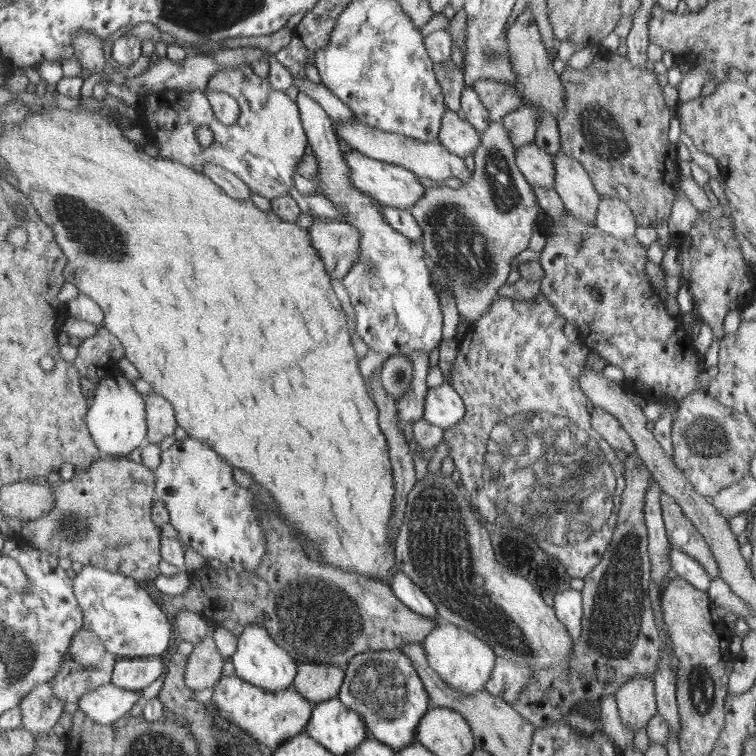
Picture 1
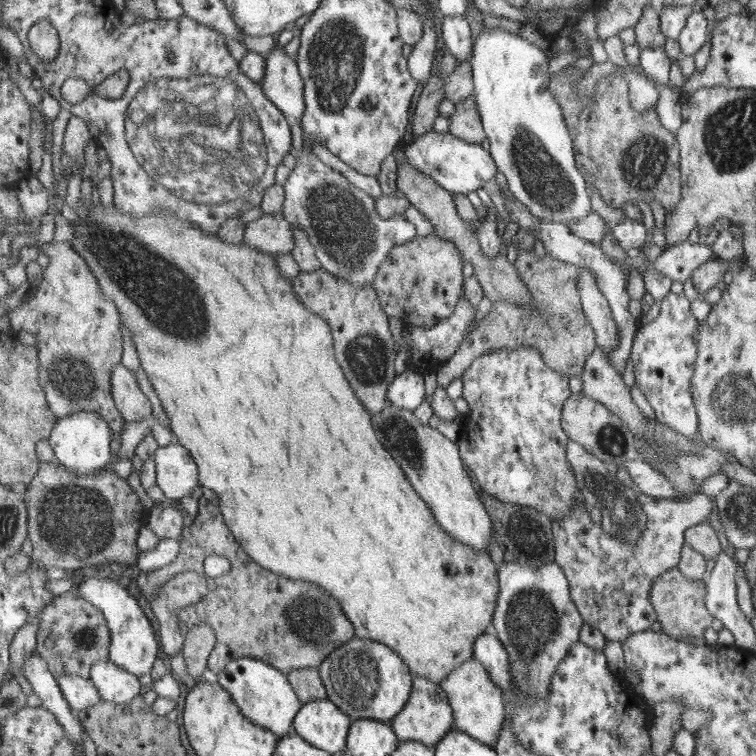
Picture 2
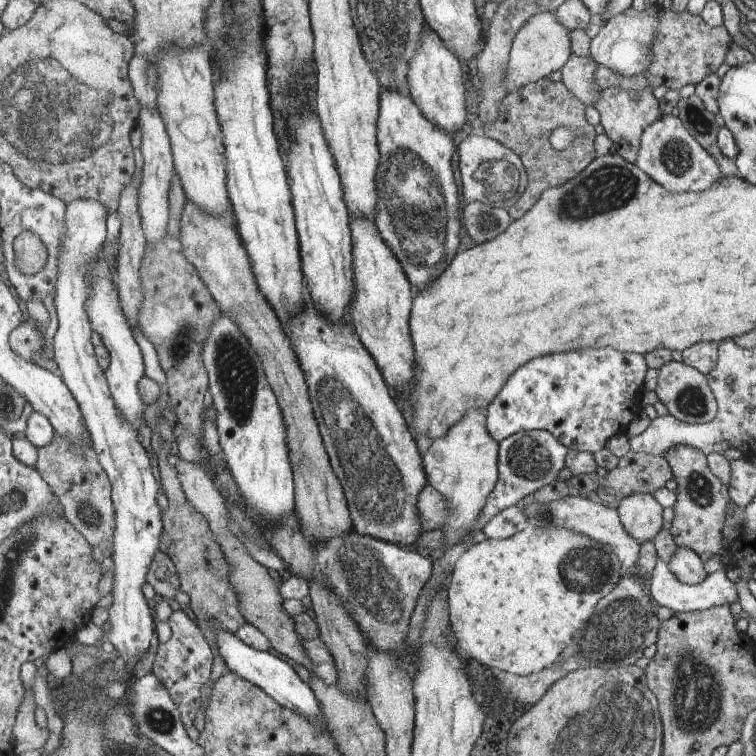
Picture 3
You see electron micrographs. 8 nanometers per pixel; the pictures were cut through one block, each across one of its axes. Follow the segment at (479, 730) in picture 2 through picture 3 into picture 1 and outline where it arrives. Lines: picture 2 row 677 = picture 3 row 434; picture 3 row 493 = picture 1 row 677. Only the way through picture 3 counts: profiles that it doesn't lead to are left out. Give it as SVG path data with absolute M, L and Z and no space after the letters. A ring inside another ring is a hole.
M444 621L421 644L427 654L430 668L433 668L451 688L467 695L475 695L486 689L498 660L498 654L486 641L480 640L465 628Z

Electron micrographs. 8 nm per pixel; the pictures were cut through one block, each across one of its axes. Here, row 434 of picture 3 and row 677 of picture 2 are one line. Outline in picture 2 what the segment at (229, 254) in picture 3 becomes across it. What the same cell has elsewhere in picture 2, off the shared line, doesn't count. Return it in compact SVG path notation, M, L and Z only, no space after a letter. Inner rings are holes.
M319 668L295 669L288 674L288 680L303 704L328 699L326 685Z

